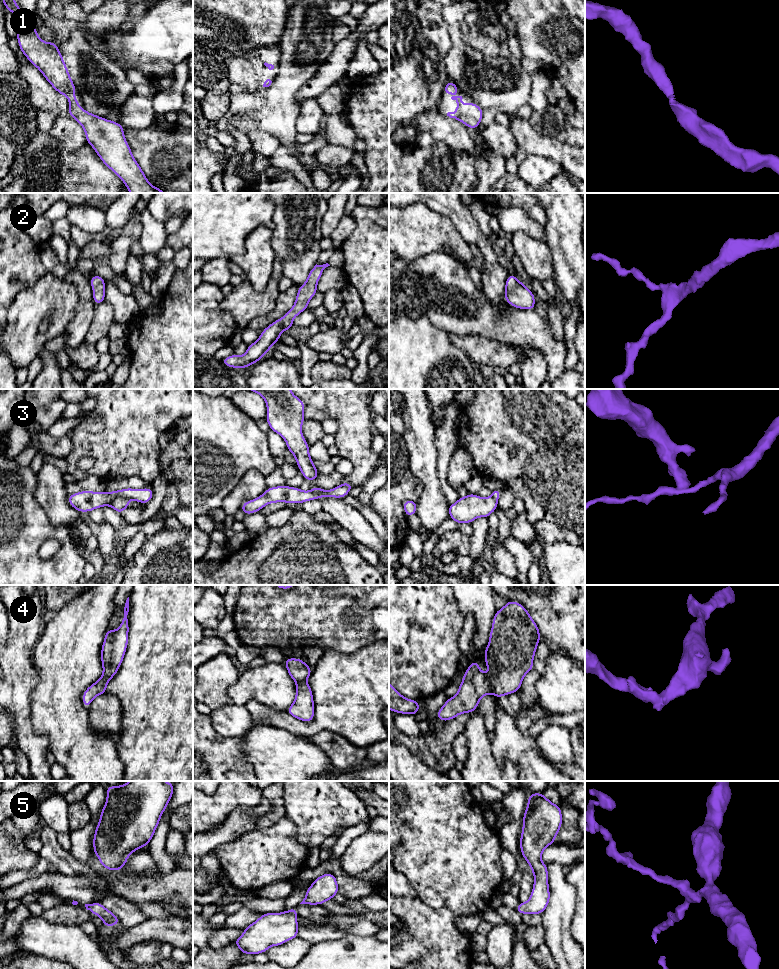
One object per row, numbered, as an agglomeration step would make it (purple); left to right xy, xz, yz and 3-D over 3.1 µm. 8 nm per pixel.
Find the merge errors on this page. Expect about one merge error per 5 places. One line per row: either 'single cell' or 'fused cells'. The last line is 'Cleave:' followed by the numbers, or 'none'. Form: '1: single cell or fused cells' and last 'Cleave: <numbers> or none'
1: single cell
2: single cell
3: fused cells
4: single cell
5: single cell
Cleave: 3

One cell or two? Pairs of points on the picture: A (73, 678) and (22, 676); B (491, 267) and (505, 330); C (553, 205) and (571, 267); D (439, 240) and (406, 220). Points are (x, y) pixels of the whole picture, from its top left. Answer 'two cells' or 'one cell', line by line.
A: two cells
B: two cells
C: one cell
D: one cell

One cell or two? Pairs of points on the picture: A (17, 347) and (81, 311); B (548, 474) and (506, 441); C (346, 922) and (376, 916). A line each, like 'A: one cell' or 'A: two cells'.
A: two cells
B: one cell
C: one cell

